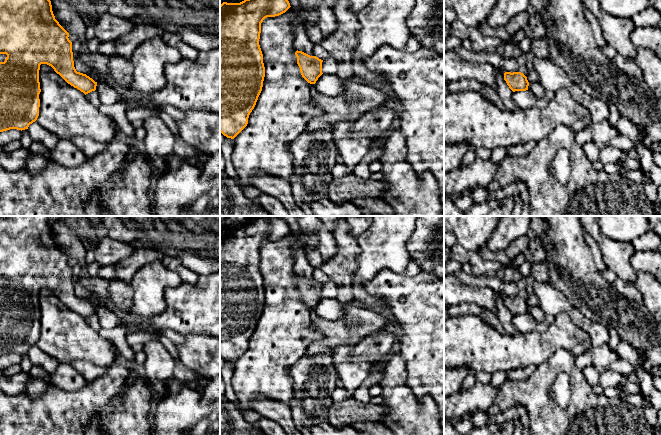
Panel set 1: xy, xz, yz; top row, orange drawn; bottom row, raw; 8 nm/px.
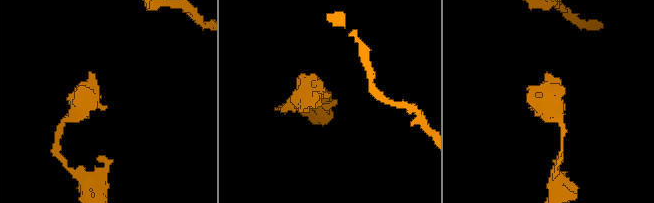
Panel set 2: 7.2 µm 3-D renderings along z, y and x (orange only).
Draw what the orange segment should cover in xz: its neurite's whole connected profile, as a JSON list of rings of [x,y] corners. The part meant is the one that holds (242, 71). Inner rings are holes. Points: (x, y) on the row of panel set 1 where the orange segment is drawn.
[[[244,0],[220,5],[220,132],[227,138],[234,139],[247,126],[262,91],[265,67],[259,45],[261,23],[267,17],[285,13],[290,7],[288,0]]]

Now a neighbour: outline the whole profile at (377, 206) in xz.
[[[359,197],[353,201],[360,209],[369,209],[373,216],[393,216],[393,209],[380,198]]]

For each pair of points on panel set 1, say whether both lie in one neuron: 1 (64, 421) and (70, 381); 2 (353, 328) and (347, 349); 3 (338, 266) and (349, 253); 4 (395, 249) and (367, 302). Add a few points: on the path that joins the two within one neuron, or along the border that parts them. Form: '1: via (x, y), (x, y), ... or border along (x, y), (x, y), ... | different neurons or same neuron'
1: border along (86, 381), (74, 391), (51, 384) | different neurons
2: border along (345, 342), (340, 344), (333, 352) | different neurons
3: via (341, 263), (346, 256) | same neuron
4: via (380, 258), (360, 278), (360, 287) | same neuron

